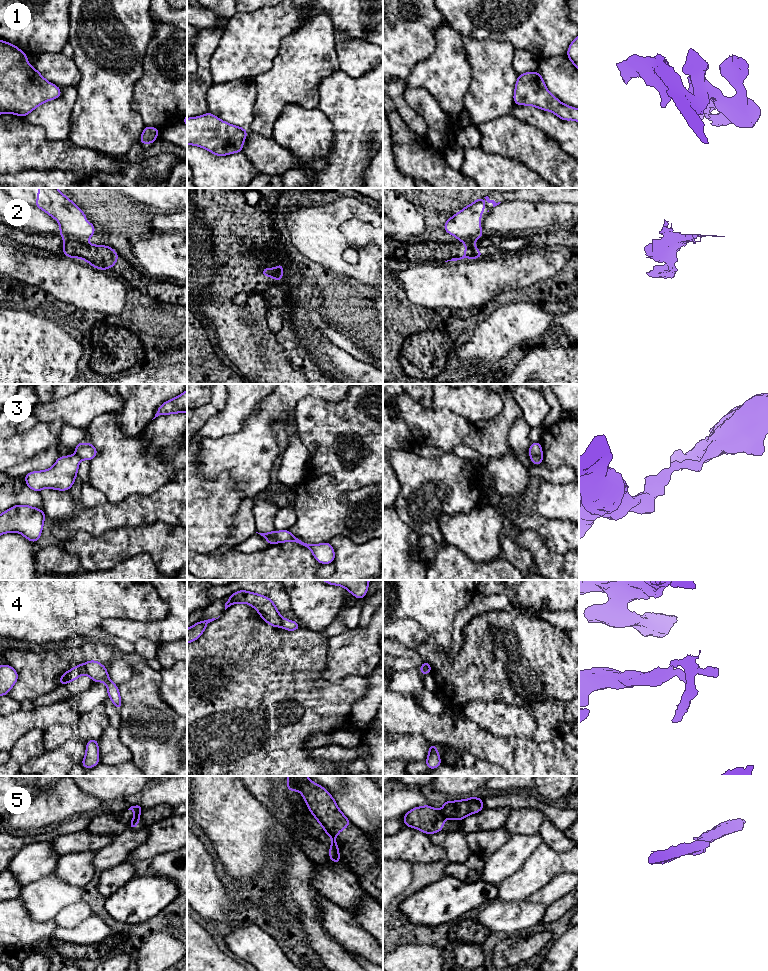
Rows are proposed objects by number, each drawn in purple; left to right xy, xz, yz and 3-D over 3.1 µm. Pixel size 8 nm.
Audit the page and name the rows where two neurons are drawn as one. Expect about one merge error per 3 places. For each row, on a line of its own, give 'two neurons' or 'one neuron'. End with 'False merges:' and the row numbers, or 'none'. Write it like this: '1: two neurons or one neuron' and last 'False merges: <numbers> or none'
1: one neuron
2: two neurons
3: two neurons
4: two neurons
5: two neurons
False merges: 2, 3, 4, 5

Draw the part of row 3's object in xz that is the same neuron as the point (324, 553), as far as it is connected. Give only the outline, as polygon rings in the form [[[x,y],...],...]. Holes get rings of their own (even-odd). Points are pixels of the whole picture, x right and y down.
[[[289,530],[275,531],[275,540],[276,543],[288,541],[296,542],[297,544],[310,549],[315,560],[321,564],[333,563],[335,559],[334,549],[329,542],[323,544],[305,543],[300,538],[294,537]]]

